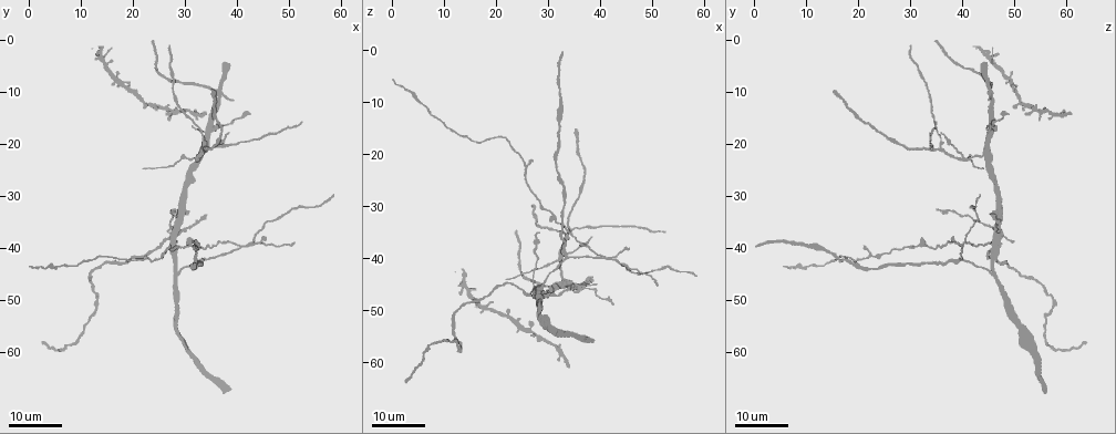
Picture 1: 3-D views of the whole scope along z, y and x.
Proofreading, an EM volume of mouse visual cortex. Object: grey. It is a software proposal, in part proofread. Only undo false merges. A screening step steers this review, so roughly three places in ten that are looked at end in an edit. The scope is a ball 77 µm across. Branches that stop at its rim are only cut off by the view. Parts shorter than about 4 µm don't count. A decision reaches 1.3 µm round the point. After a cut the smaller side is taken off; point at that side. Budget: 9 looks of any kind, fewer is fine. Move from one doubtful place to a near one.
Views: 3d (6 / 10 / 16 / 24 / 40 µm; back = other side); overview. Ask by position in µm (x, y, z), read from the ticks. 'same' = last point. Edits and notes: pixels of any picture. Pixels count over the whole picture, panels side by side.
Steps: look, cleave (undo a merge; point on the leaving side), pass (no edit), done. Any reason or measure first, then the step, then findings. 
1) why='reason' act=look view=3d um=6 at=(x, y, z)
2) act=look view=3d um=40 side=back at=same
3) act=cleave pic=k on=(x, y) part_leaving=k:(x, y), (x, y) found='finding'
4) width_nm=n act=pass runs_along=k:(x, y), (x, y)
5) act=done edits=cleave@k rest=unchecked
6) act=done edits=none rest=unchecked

why='arms part here' act=look view=3d um=24 at=(34.5, 42.0, 39.5)

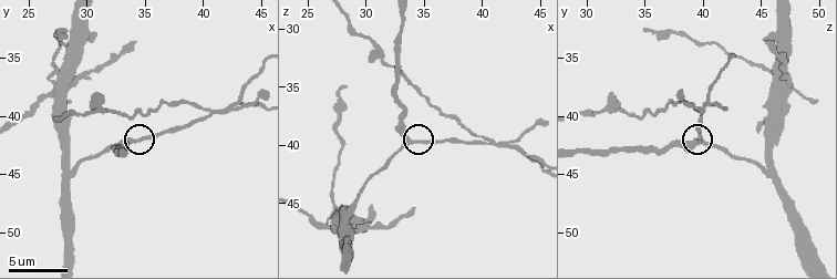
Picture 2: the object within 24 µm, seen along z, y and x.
why='zoom in' act=look view=3d um=10 at=(34.0, 42.2, 39.6)

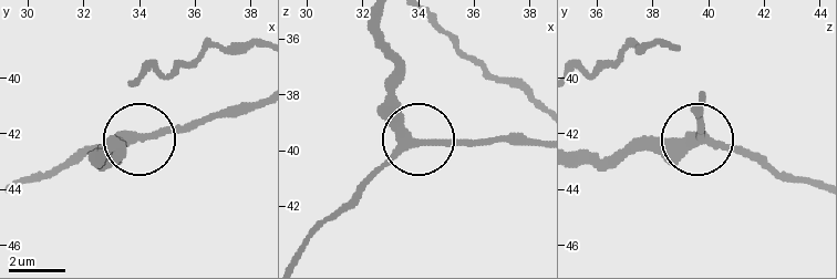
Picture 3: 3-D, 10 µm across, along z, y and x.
side_arm_um=44 act=pass runs_along=3:(298, 252), (412, 145), (398, 102), (398, 69) found='all the same neuron'

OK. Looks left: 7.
why='two arms in line, one across' act=look view=3d um=10 at=(28.6, 45.2, 45.6)

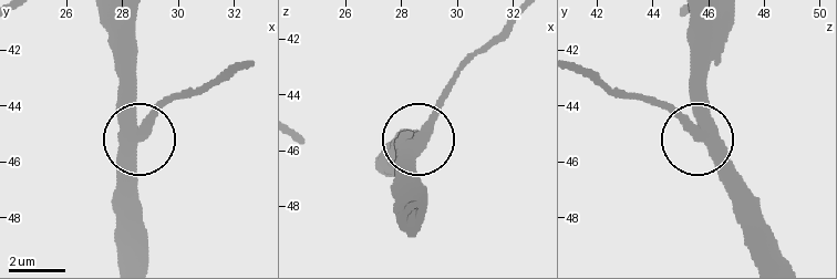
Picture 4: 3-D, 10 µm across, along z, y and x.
act=pass found='all the same neuron'

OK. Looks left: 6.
why='four-way junction' act=look view=3d um=16 at=(32.0, 23.0, 40.0)

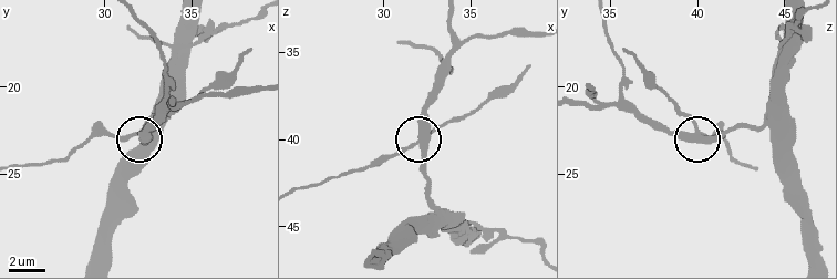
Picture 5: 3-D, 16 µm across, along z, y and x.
why='closer look' act=look view=3d um=10 at=(32.1, 22.5, 39.8)

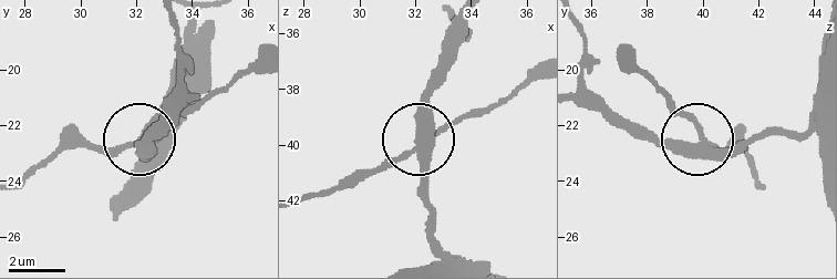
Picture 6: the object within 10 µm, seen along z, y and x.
width_nm=350 act=cleave pic=6 on=(102, 152) part_leaving=6:(413, 148), (301, 198) found='two neurons meet here'

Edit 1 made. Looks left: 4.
why='two arms in line, one across' act=look view=3d um=10 at=(40.6, 39.4, 39.6)

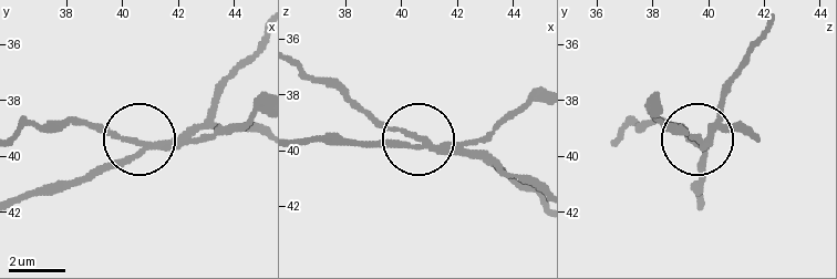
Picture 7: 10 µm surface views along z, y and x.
side_arm_um=24 arms=3 act=cleave pic=7 on=(208, 134) found='two neurons meet here'

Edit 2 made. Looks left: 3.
act=done edits=cleave@6,cleave@7 rest=unchecked

